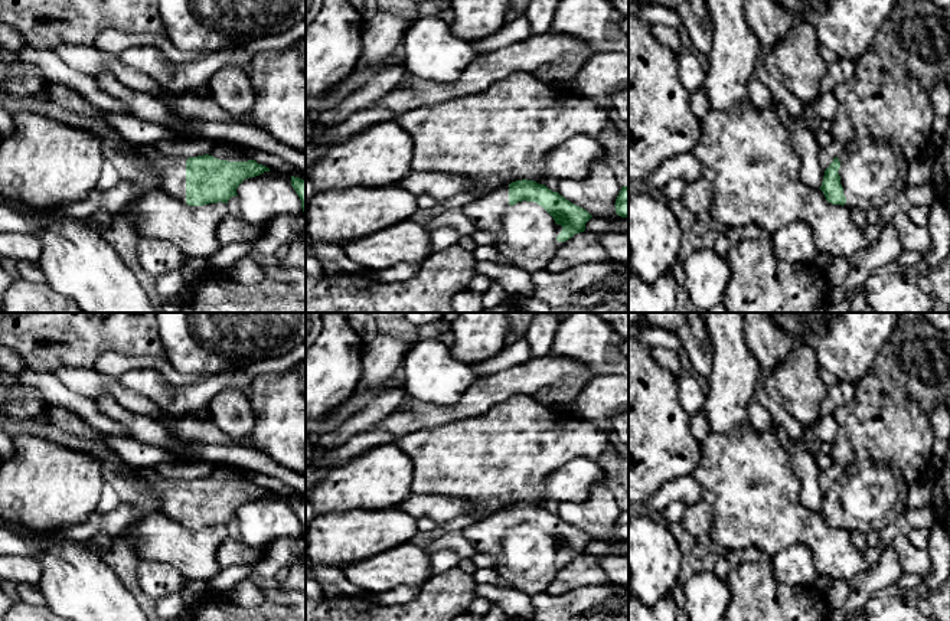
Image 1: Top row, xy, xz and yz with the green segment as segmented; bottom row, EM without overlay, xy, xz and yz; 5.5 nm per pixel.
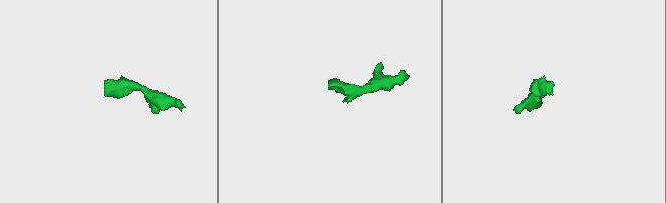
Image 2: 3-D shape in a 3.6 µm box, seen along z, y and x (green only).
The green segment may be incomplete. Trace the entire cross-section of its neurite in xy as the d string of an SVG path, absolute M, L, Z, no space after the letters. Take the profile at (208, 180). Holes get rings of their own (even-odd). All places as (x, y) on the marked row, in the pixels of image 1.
M209 154L183 163L156 161L151 169L160 174L157 189L189 206L228 203L245 179L270 171L255 160L228 161Z

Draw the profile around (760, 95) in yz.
M753 78L748 85L748 98L758 110L774 108L774 98L768 86L758 78Z

